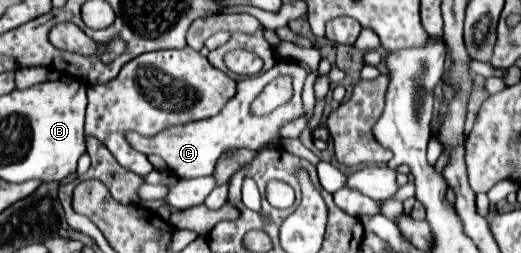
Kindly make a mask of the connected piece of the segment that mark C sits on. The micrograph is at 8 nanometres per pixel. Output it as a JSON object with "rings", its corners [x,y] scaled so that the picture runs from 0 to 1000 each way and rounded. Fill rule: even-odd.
{"rings":[[[532,237],[528,261],[497,300],[482,300],[470,308],[455,332],[455,379],[447,379],[447,395],[440,395],[440,411],[409,466],[393,466],[382,482],[363,482],[363,490],[347,490],[347,498],[328,498],[309,514],[298,538],[271,538],[263,522],[244,522],[240,545],[248,561],[248,577],[255,593],[267,593],[274,609],[301,609],[317,632],[317,648],[324,656],[324,672],[340,696],[340,704],[386,704],[386,696],[405,696],[413,672],[413,648],[420,632],[420,617],[432,601],[432,585],[451,577],[451,585],[497,585],[505,569],[512,569],[516,553],[532,545],[532,506],[539,490],[551,490],[555,474],[566,474],[582,451],[582,411],[578,411],[578,356],[585,332],[585,308],[593,292],[593,269],[578,261],[574,245],[562,237]],[[532,300],[559,300],[562,316],[562,379],[551,411],[528,427],[524,443],[509,451],[509,458],[489,458],[482,443],[482,411],[486,395],[497,379],[497,356],[505,356],[520,316],[528,316]]]}

